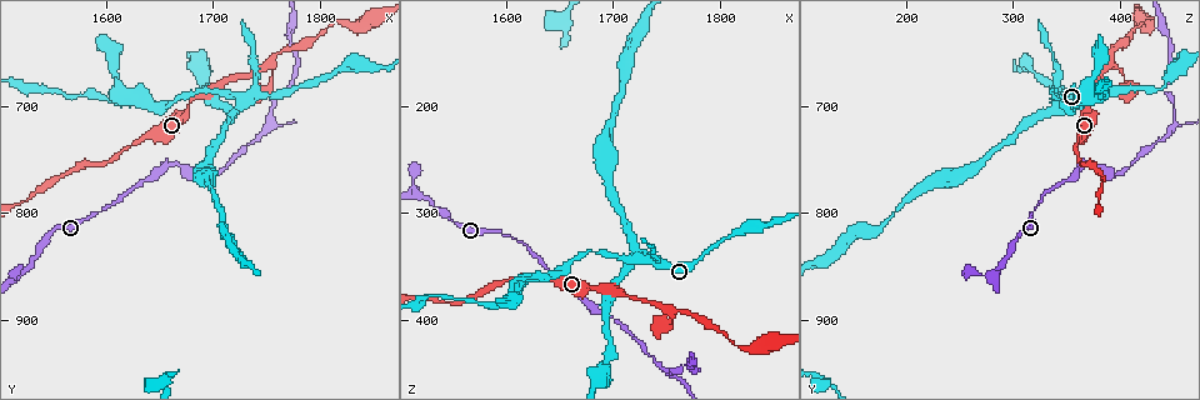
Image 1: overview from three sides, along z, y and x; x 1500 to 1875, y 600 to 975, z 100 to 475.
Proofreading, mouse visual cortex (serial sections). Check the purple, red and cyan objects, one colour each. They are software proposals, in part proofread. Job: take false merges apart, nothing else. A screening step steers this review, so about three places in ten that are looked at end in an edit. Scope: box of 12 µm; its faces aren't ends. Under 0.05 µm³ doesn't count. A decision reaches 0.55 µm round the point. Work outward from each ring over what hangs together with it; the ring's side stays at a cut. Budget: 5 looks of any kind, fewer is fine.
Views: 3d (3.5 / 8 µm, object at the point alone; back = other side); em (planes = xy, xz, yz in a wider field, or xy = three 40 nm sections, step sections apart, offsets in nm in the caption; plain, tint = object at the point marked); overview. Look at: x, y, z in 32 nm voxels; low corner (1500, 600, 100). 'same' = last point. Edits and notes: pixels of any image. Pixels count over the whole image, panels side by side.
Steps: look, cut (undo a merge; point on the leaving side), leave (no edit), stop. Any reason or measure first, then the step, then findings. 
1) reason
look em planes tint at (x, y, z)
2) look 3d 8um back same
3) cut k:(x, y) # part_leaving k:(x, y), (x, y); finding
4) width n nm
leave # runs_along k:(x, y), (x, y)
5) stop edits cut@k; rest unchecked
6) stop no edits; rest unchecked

abrupt turn
look 3d 8um at (1720, 708, 346)

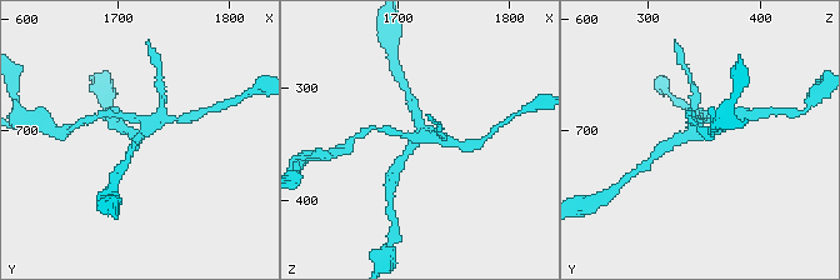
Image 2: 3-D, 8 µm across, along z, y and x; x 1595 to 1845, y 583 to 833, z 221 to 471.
closer look
look 3d 3.5um at (1718, 706, 346)

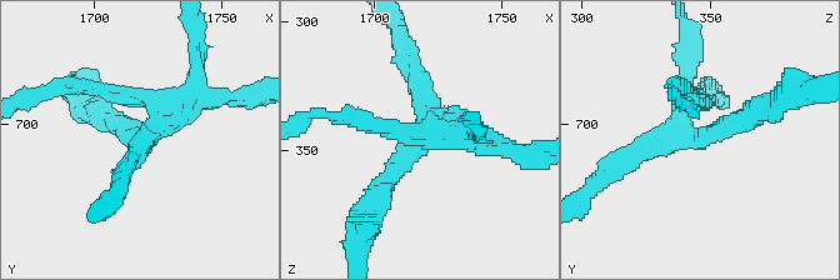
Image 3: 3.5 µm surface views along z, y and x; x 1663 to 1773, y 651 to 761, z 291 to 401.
arms 3; arm_widths 250, 300, 300 nm
look em xy step 3 tint at (1719, 706, 343)

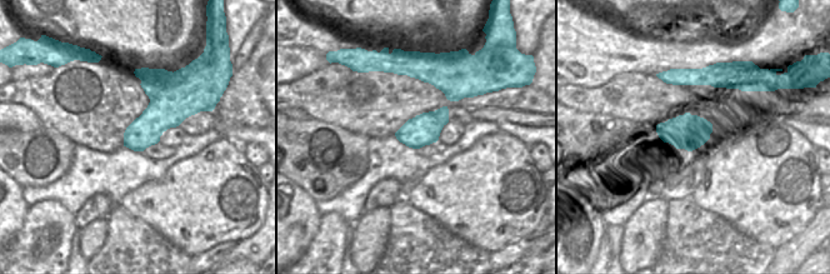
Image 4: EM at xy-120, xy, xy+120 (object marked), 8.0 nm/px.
cut 3:(710, 136) # two cells meet here

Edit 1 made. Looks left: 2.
look overview

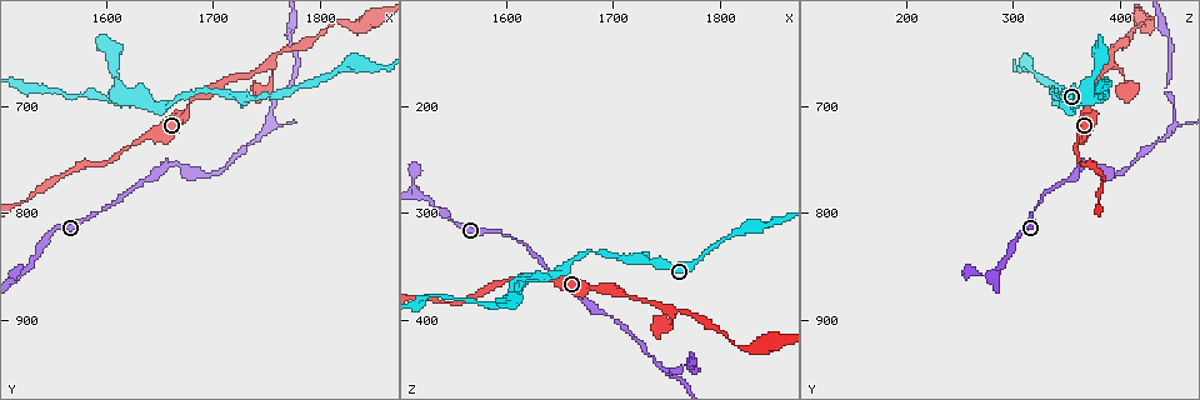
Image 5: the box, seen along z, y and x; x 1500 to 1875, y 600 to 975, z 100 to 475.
three arms meet
look 3d 3.5um at (1754, 720, 448)

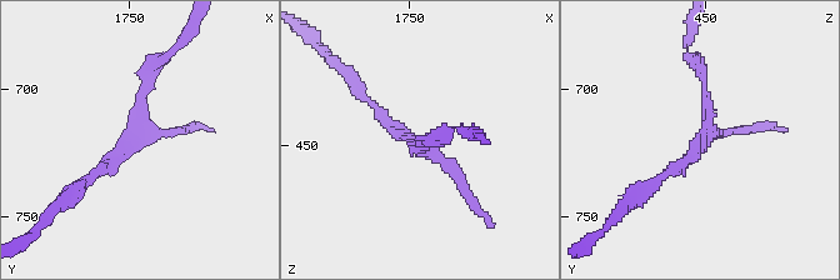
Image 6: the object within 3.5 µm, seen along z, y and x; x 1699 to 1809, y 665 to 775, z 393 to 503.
arms 3; arm_widths 150, 150, 150 nm
leave # runs_along 6:(83, 184), (140, 138), (155, 61); continuous, no second cell

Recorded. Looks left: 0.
stop edits cut@3; rest unchecked

